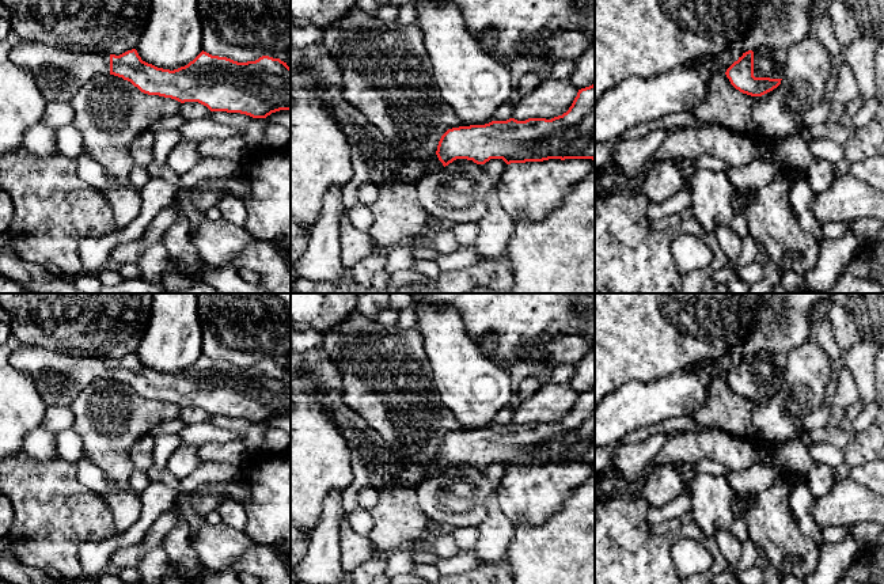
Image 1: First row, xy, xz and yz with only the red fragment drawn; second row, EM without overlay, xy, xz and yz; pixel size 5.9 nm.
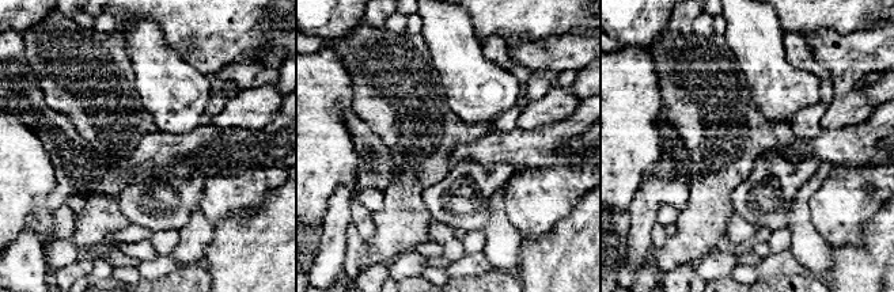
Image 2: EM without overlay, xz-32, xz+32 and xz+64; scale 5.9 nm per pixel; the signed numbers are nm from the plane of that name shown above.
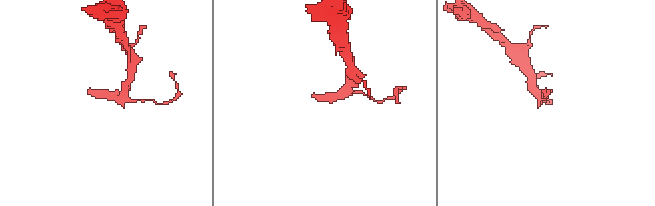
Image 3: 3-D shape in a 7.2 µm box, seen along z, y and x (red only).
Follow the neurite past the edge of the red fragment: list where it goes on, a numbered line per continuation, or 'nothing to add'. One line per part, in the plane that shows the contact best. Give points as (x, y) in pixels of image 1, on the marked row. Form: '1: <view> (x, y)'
1: yz (767, 63)

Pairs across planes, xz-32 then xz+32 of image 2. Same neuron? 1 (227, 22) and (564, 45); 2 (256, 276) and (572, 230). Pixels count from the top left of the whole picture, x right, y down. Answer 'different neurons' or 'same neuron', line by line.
1: different neurons
2: same neuron

